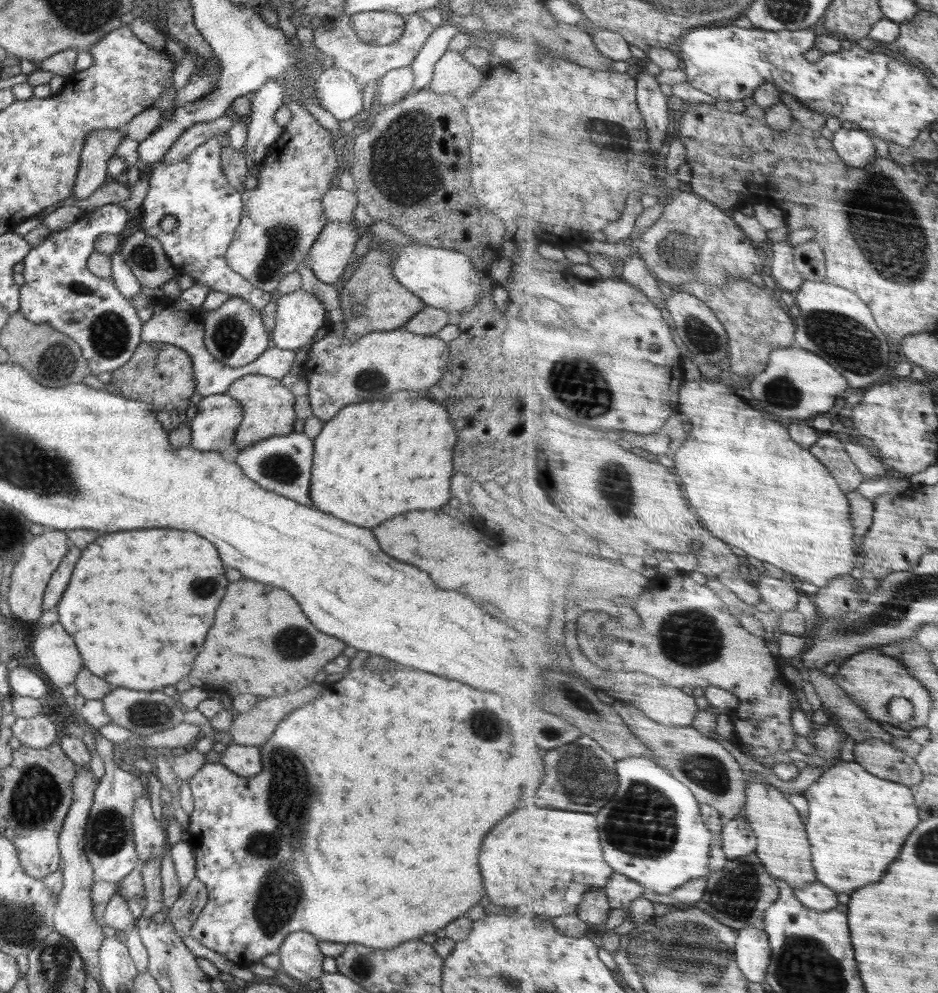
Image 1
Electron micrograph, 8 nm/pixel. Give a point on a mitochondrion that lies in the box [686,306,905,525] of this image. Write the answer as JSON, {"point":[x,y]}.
{"point":[854,344]}

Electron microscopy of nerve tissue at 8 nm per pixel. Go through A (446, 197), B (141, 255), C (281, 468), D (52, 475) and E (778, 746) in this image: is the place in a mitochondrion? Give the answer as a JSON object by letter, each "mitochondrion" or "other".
{"A":"other","B":"mitochondrion","C":"mitochondrion","D":"mitochondrion","E":"other"}

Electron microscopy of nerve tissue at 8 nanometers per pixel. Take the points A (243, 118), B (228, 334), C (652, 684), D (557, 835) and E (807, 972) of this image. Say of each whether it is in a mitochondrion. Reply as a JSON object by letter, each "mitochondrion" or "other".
{"A":"other","B":"mitochondrion","C":"other","D":"other","E":"mitochondrion"}

